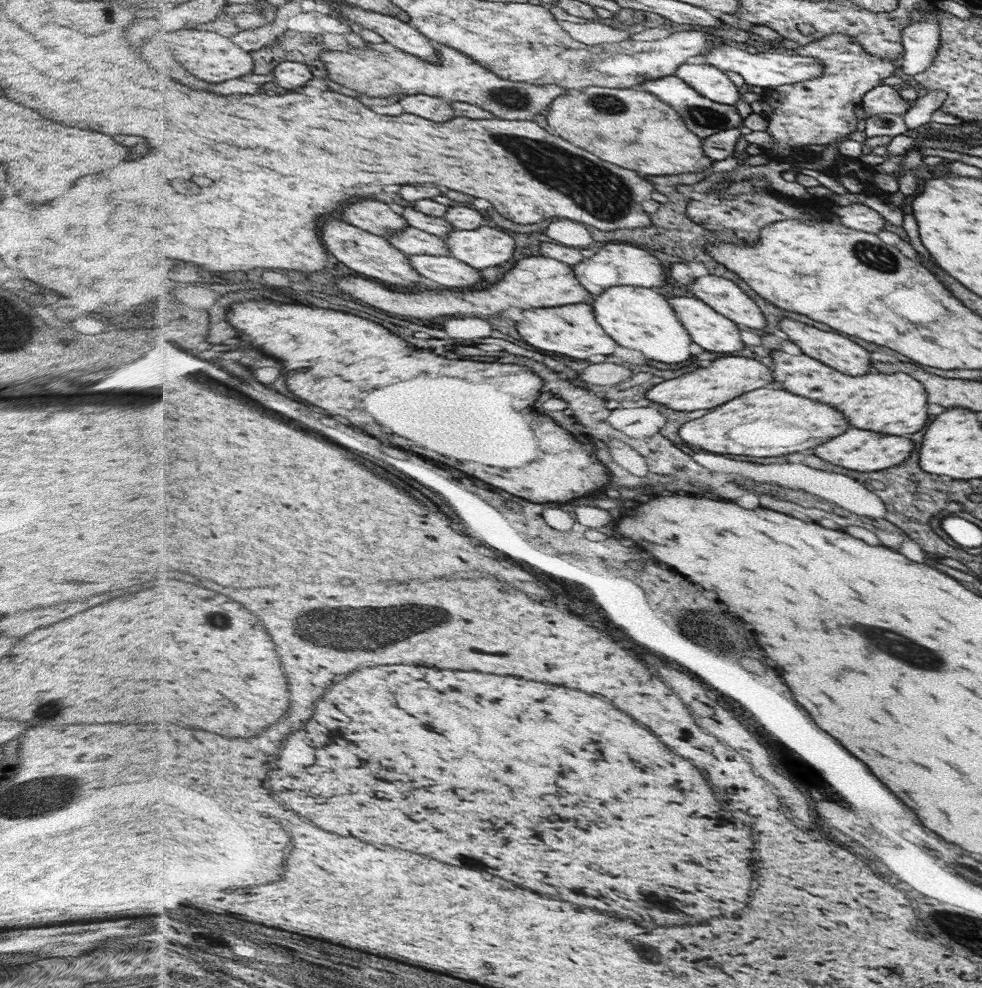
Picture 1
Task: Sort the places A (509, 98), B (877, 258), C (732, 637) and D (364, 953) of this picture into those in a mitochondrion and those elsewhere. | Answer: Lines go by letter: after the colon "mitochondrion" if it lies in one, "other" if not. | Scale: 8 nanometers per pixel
A: mitochondrion
B: mitochondrion
C: mitochondrion
D: other

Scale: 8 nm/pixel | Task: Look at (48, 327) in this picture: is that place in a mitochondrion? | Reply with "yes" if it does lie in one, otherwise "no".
no

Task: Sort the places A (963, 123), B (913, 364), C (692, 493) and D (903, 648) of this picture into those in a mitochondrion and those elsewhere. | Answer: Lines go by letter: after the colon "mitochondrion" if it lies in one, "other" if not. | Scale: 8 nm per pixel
A: other
B: other
C: other
D: mitochondrion

